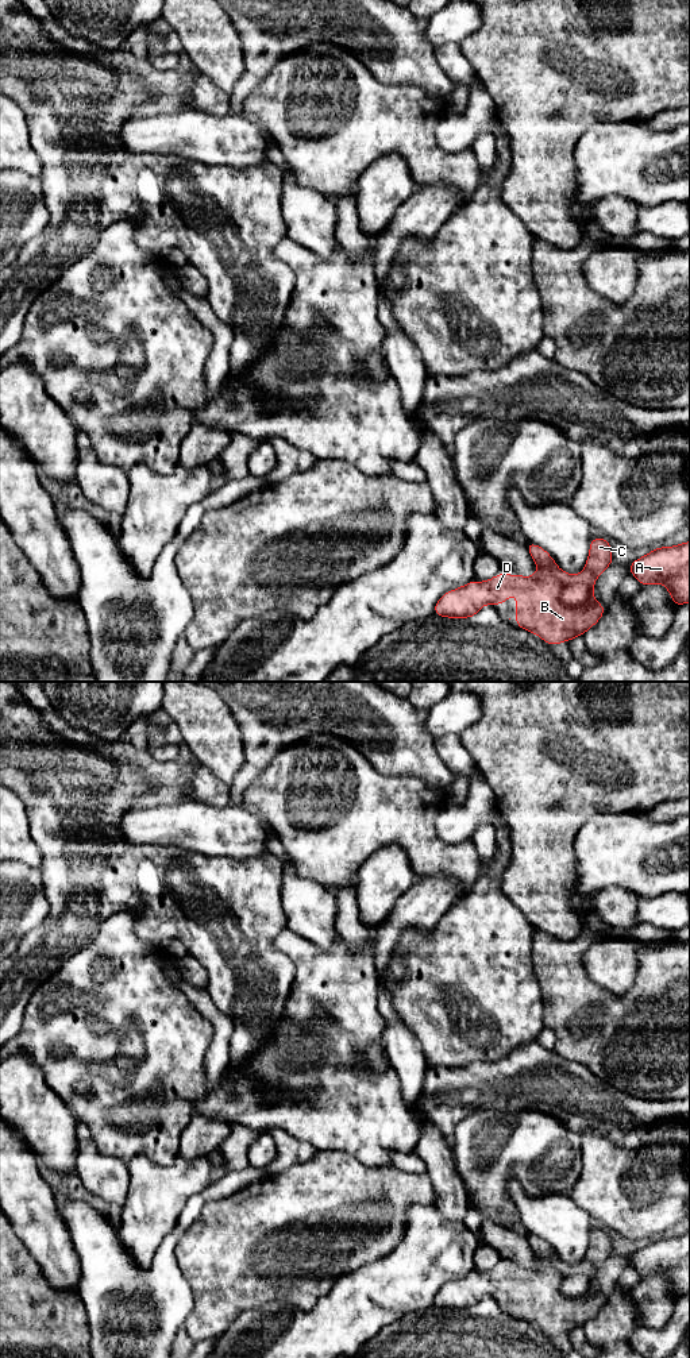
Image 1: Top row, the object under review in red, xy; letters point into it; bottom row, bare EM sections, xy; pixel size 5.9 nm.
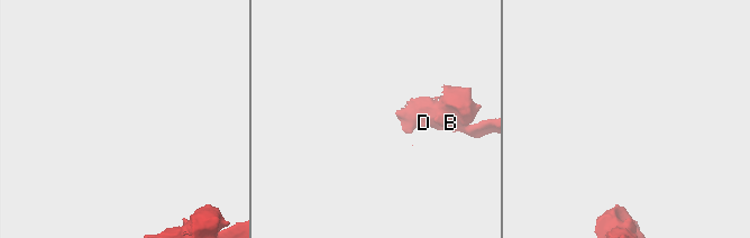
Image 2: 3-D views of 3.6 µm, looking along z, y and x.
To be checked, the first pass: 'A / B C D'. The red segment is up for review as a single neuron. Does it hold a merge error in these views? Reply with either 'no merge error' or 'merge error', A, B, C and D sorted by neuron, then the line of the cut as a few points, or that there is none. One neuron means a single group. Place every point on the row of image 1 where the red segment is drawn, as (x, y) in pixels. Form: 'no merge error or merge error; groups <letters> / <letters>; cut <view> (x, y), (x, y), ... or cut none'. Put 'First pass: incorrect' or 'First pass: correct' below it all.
merge error; groups A / B C D; cut xy (538, 563), (562, 583), (566, 604), (579, 606), (589, 600)
First pass: correct

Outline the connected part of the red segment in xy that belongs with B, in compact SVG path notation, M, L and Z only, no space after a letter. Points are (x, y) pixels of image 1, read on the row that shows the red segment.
M537 564L533 576L497 574L485 582L471 579L467 585L444 593L433 614L446 618L473 618L485 605L501 605L516 591L517 628L558 645L583 636L605 614L605 606L594 601L594 585L589 601L571 607L562 601L563 583L551 570Z

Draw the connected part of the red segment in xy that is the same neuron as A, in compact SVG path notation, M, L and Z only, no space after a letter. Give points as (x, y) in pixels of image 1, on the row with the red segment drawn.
M690 540L651 549L629 563L628 571L641 587L662 583L676 607L690 602Z

